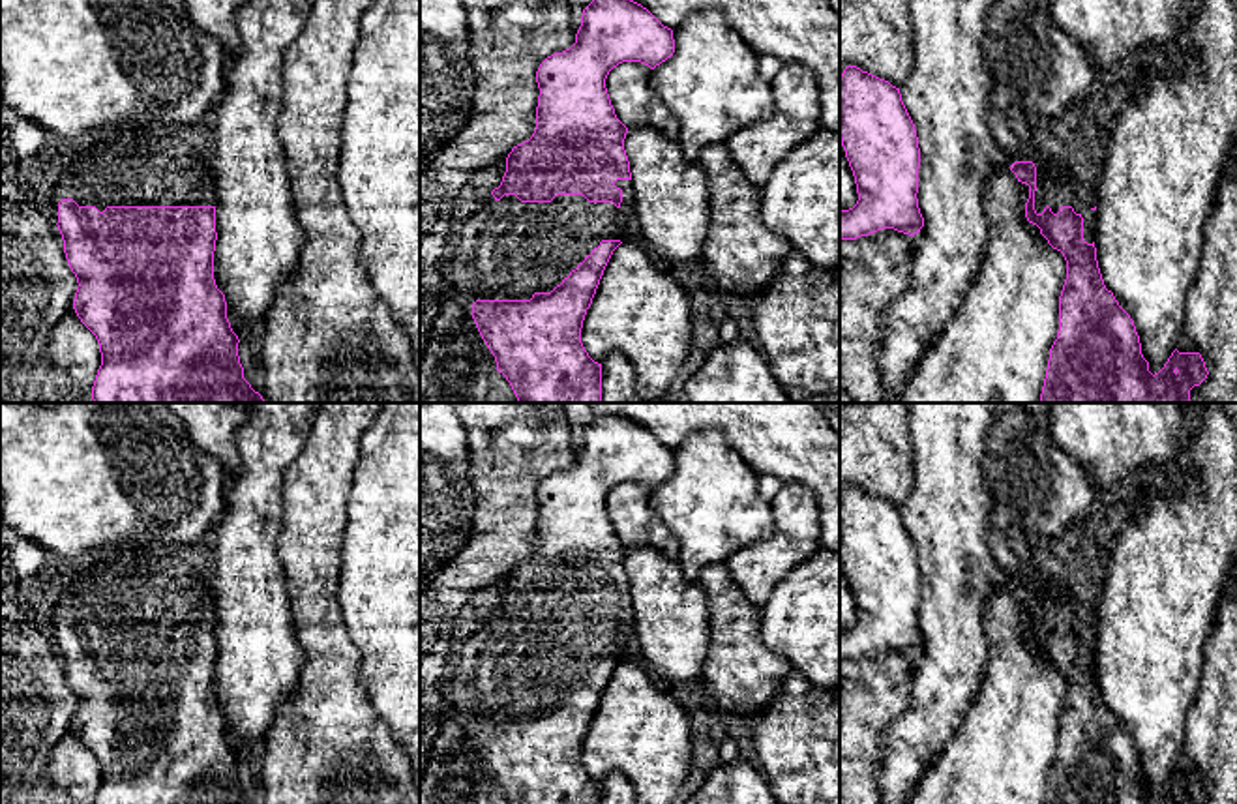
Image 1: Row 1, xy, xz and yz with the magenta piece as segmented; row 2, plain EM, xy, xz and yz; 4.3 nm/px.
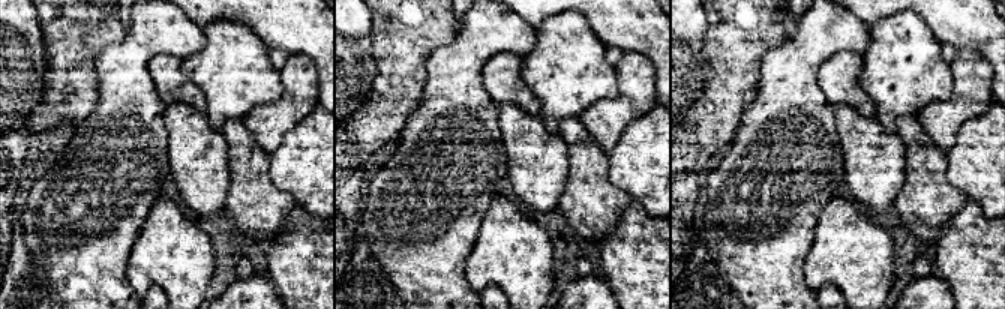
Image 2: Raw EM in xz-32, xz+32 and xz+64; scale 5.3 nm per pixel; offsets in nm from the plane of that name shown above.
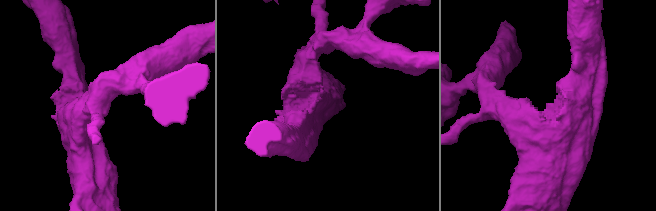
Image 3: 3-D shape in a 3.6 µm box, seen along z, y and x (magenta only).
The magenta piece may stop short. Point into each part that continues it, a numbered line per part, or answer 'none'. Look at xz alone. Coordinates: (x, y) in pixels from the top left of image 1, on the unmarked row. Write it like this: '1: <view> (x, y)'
1: xz (508, 670)

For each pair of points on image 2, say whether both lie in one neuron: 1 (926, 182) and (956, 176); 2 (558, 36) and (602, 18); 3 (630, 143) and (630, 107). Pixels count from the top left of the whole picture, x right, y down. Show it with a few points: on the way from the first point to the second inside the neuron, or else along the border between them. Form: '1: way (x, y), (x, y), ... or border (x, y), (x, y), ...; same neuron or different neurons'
1: border (945, 152), (947, 180), (971, 198); different neurons
2: border (581, 15), (606, 47); different neurons
3: border (654, 105), (633, 119), (609, 150); different neurons

